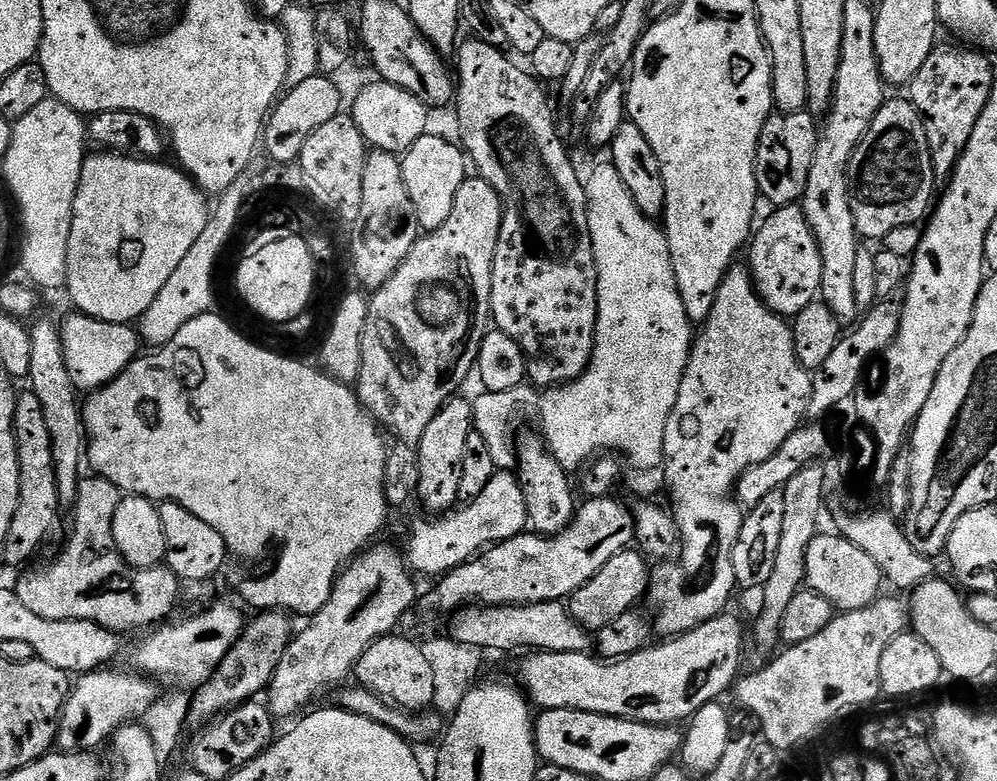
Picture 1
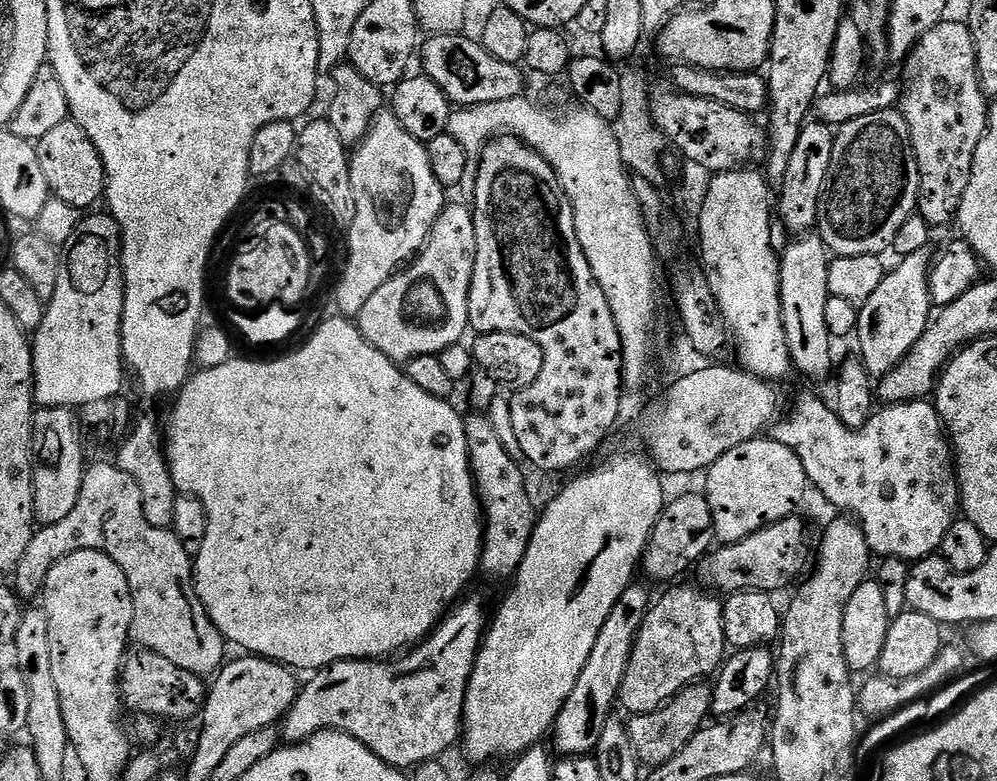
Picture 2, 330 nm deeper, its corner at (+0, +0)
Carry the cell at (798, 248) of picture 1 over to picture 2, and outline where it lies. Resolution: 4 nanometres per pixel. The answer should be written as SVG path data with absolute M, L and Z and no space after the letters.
M808 122L800 129L798 146L794 146L784 186L778 192L778 220L779 223L781 220L790 231L796 232L792 234L808 234L817 227L822 211L824 189L830 174L830 162L834 158L835 141L836 132L828 124Z

